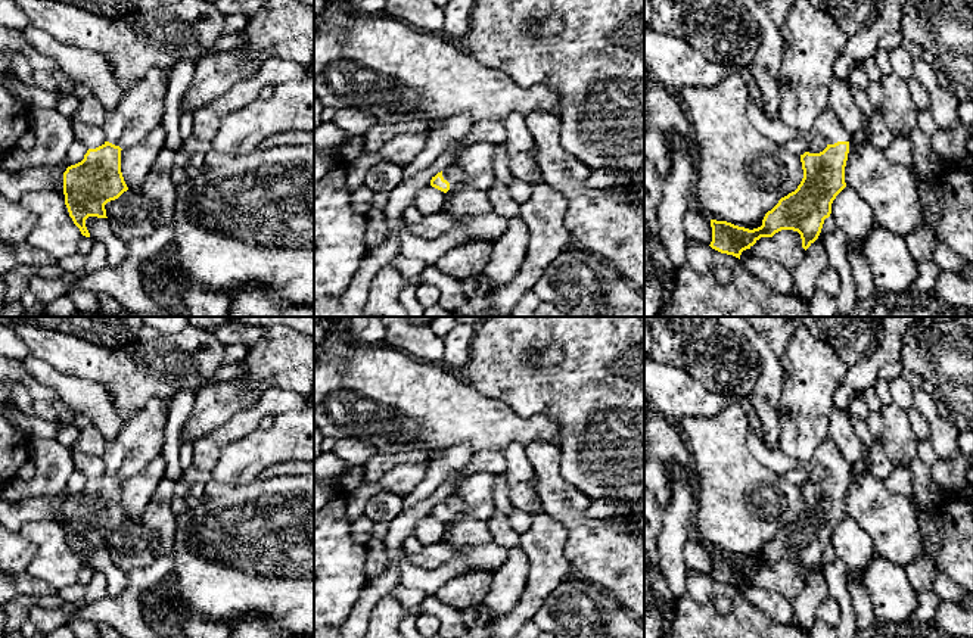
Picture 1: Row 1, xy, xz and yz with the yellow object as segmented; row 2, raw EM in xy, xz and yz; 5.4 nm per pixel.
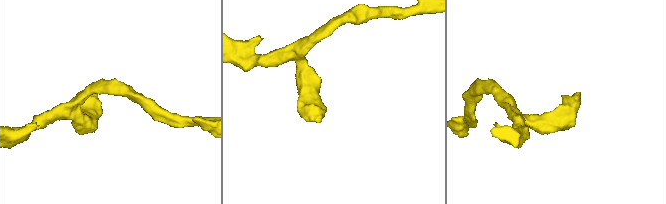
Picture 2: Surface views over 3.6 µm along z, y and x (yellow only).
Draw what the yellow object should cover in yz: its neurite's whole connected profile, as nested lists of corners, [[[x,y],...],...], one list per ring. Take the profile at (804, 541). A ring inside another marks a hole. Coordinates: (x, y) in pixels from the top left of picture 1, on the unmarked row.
[[[830,438],[817,446],[814,458],[829,474],[820,483],[801,485],[803,508],[798,519],[781,527],[758,558],[711,550],[712,579],[740,589],[742,582],[761,567],[773,567],[781,560],[798,561],[805,581],[818,569],[824,550],[831,544],[833,530],[846,517],[845,497],[851,466]]]

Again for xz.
[[[450,495],[444,501],[438,502],[430,510],[430,516],[447,523],[453,516],[460,513],[464,508],[464,504],[457,495]]]

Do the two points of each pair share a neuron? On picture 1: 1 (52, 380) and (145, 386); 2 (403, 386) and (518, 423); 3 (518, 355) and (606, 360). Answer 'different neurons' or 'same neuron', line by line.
1: different neurons
2: same neuron
3: same neuron

